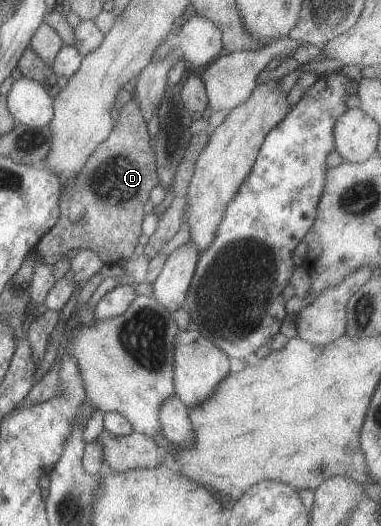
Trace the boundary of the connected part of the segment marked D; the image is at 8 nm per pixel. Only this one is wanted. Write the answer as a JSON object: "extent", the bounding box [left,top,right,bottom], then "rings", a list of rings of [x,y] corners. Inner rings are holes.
{"extent":[36,97,159,267],"rings":[[[132,97],[120,110],[119,118],[114,122],[109,138],[95,148],[91,158],[87,160],[81,172],[67,182],[62,188],[59,200],[61,216],[57,224],[43,235],[36,246],[36,251],[51,265],[56,258],[64,256],[69,250],[91,249],[101,256],[107,267],[128,259],[138,245],[139,236],[142,234],[144,218],[143,206],[149,200],[151,190],[159,184],[157,174],[157,158],[153,147],[153,139],[147,130],[147,123],[141,116],[139,103]]]}

